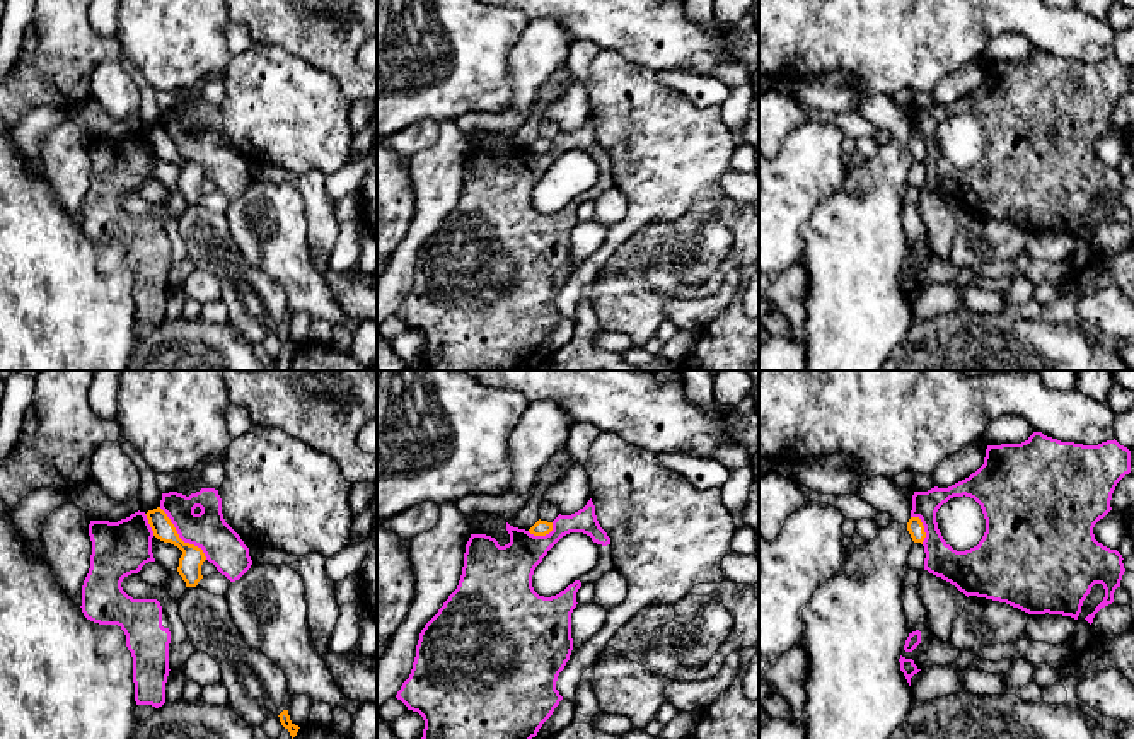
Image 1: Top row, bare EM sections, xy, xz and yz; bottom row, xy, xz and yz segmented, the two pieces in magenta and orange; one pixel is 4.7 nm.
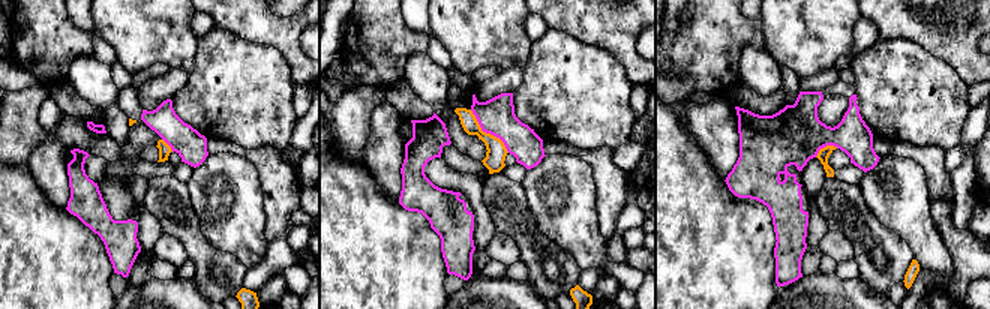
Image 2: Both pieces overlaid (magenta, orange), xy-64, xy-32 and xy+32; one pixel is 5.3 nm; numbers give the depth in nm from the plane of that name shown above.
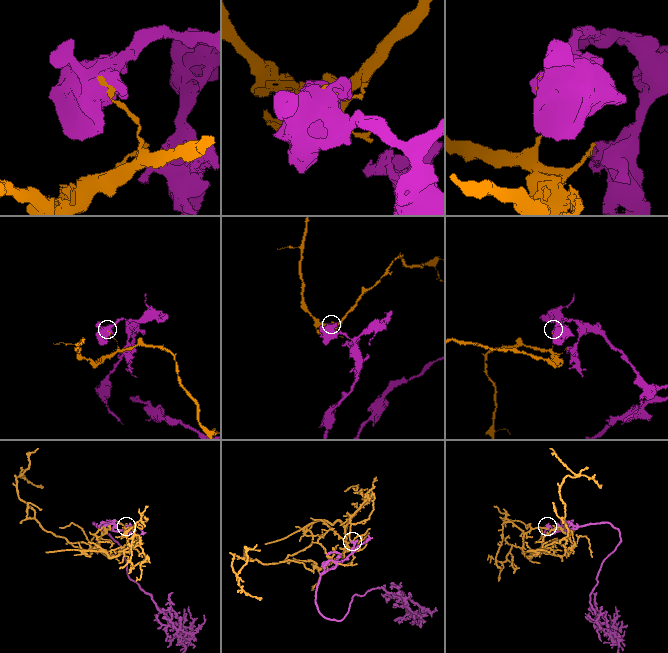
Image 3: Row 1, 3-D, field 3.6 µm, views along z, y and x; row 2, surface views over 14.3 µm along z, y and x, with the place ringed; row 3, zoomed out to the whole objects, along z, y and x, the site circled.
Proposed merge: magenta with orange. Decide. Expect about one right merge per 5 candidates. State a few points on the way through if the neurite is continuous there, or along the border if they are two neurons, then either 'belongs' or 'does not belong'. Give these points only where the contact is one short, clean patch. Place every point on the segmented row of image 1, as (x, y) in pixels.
border xy (159, 507), (176, 533), (185, 541), (196, 545), (207, 558); does not belong

